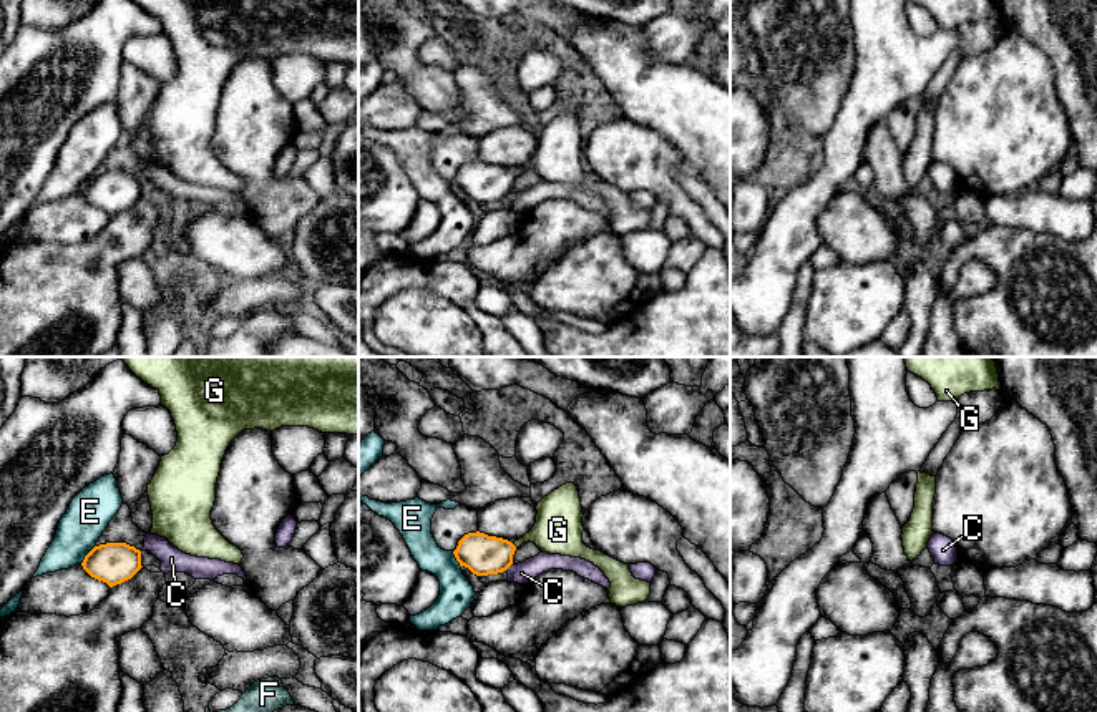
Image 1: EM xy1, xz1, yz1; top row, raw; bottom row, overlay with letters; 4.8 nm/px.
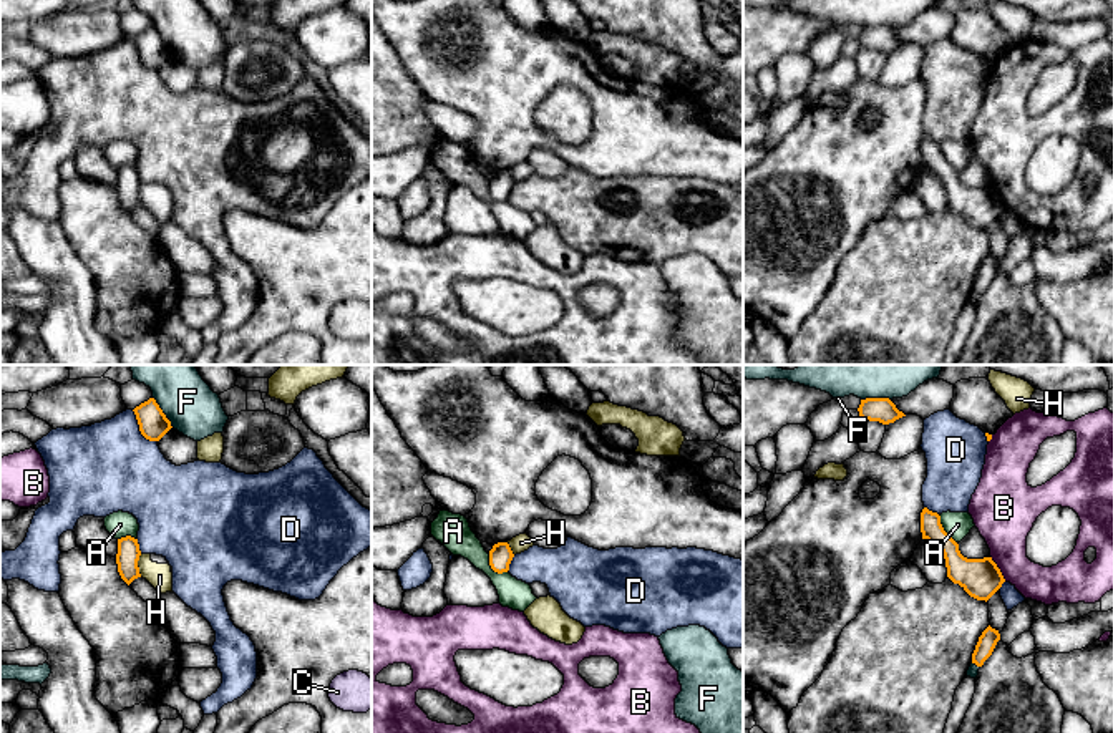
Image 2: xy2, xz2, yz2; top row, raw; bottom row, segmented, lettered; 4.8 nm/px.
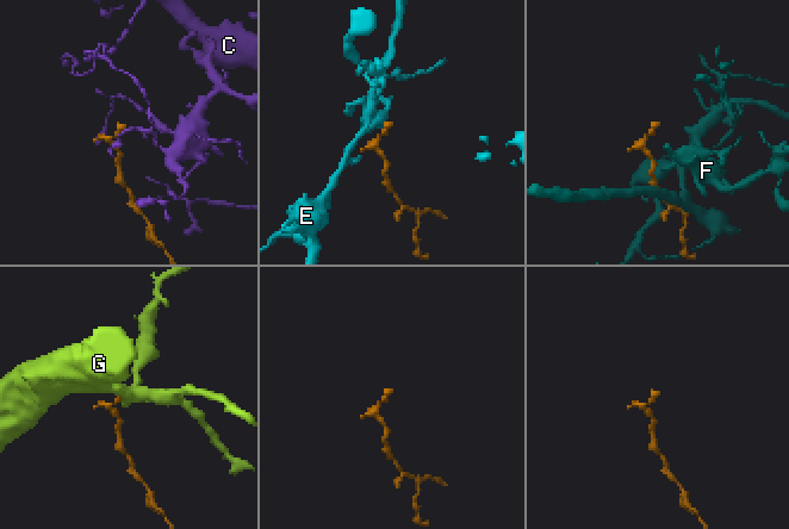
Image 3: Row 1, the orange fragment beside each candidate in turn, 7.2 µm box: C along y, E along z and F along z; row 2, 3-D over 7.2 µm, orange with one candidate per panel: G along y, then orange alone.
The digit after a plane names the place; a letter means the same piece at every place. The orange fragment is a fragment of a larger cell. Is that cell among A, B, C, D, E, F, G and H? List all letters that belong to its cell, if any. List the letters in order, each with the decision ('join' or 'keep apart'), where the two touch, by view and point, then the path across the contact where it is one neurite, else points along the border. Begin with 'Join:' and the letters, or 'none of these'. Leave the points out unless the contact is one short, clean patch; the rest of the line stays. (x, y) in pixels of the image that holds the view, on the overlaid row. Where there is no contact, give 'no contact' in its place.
Join: G
A: keep apart; contact xz2 (493, 569); border xz2 (488, 554), (488, 564), (498, 572), (506, 572)
B: keep apart; contact yz2 (999, 569)
C: keep apart; contact xz1 (508, 566); border xz1 (513, 563), (505, 570)
D: keep apart; contact xy2 (140, 430)
E: keep apart; contact xy1 (87, 555); border xy1 (95, 545), (80, 563)
F: keep apart; contact xy2 (161, 412)
G: join; contact xz1 (513, 545); way xz1 (483, 555), (495, 555), (513, 545), (528, 536), (558, 530)
H: keep apart; contact xy2 (136, 566)

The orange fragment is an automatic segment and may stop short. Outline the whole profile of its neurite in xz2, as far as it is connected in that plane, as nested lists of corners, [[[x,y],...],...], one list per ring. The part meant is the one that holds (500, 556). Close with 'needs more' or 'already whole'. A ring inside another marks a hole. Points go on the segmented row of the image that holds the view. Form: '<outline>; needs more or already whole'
[[[498,542],[489,551],[489,566],[494,572],[503,574],[509,570],[514,554],[508,542]]]; already whole

